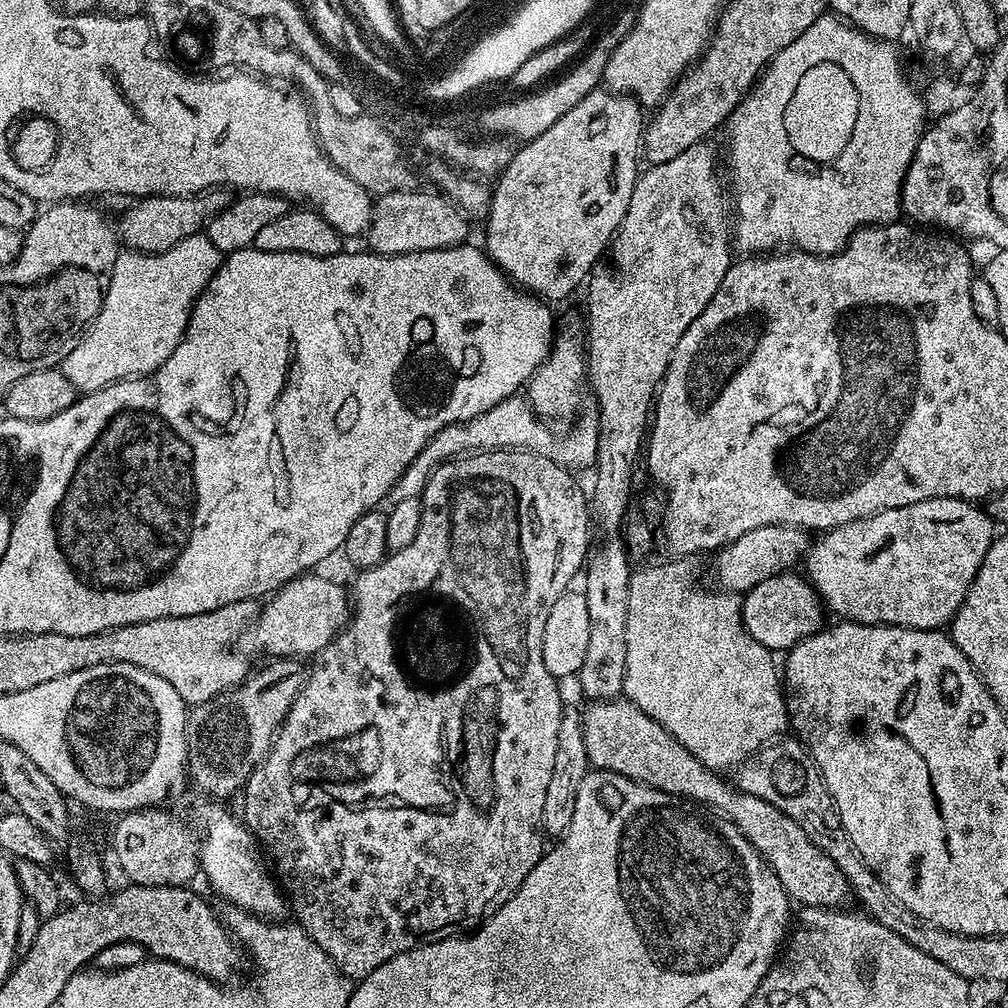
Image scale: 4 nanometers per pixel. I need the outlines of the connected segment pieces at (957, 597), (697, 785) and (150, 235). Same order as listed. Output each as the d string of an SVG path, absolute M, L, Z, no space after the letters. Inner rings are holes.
M934 498L926 502L914 502L910 506L901 508L891 508L875 512L873 516L866 517L865 520L855 520L840 524L836 528L827 529L820 541L813 543L809 547L808 555L803 561L802 568L806 573L806 578L812 583L816 593L829 613L832 612L844 622L853 624L893 624L899 628L930 628L940 630L945 627L955 616L956 611L962 606L966 594L978 572L978 566L982 566L982 558L986 558L986 550L990 550L994 539L994 521L983 507L966 500L955 500L954 498Z
M613 698L598 700L588 704L588 709L583 709L582 723L584 726L584 741L586 742L586 754L592 768L605 768L611 772L622 774L626 778L636 780L639 784L648 784L663 792L669 792L674 797L693 801L713 813L719 814L731 822L741 834L758 850L768 867L774 870L778 882L782 882L784 893L797 905L809 908L840 908L844 899L849 899L850 889L842 870L810 842L806 830L794 822L794 818L786 818L782 810L770 806L770 802L762 802L762 798L754 798L754 794L746 794L737 790L731 783L723 780L719 771L705 766L700 759L682 742L678 742L665 730L660 723L650 714L646 714L631 700L627 698Z
M214 188L195 196L145 196L137 199L118 220L118 236L123 247L137 252L165 252L187 236L203 233L206 222L228 207L234 199L231 191Z

